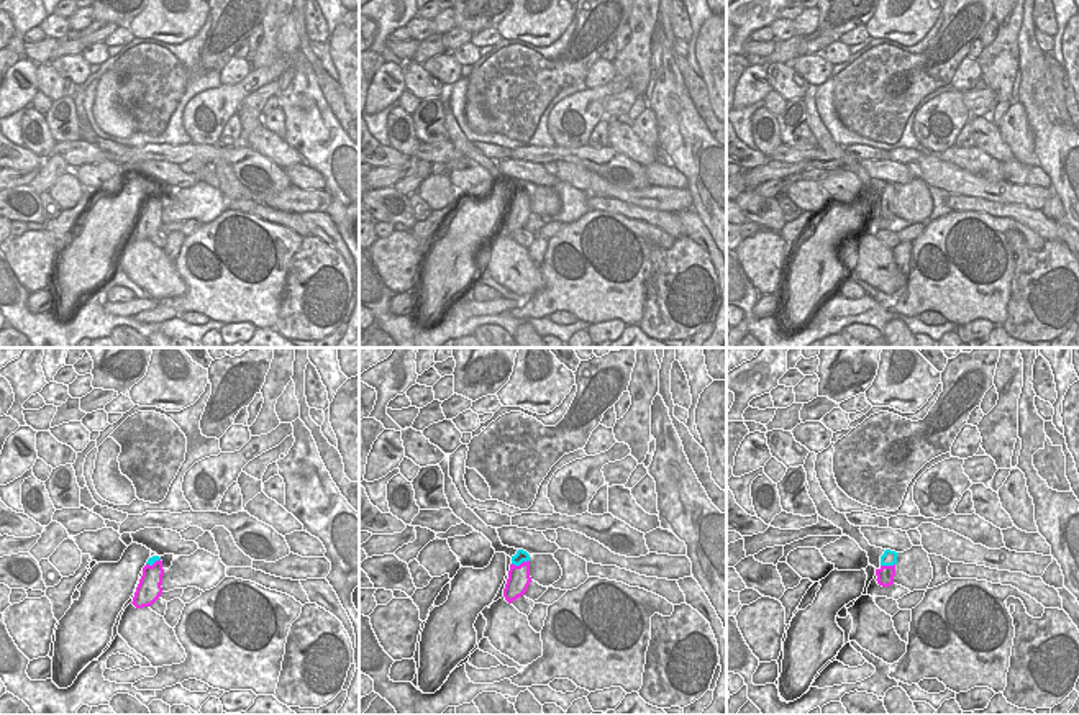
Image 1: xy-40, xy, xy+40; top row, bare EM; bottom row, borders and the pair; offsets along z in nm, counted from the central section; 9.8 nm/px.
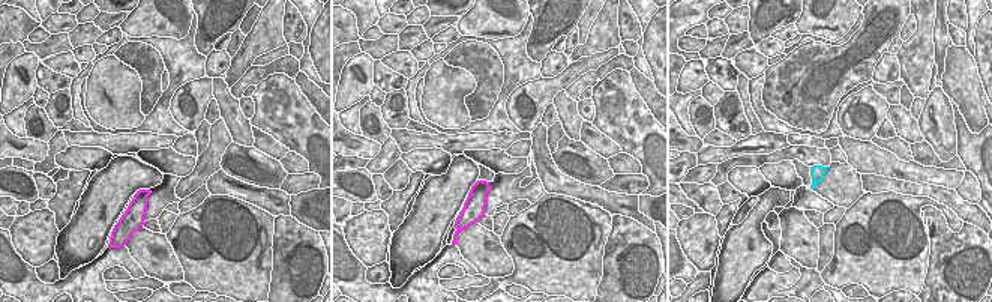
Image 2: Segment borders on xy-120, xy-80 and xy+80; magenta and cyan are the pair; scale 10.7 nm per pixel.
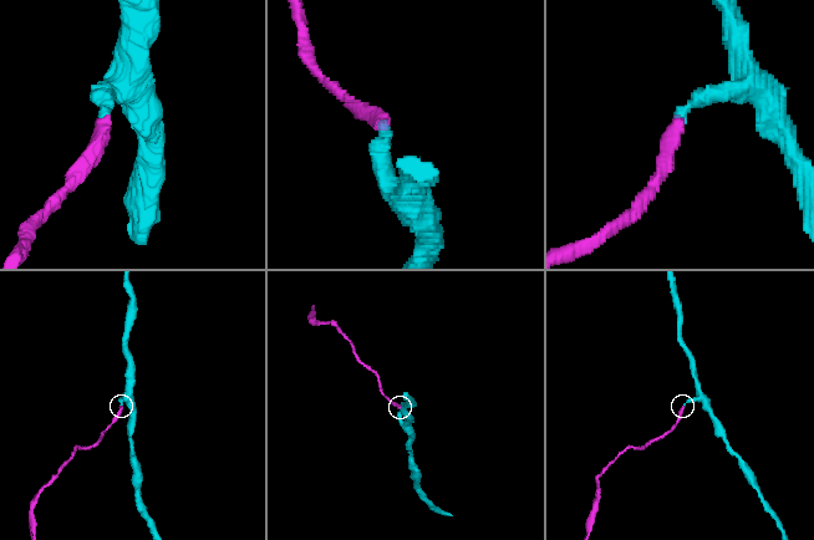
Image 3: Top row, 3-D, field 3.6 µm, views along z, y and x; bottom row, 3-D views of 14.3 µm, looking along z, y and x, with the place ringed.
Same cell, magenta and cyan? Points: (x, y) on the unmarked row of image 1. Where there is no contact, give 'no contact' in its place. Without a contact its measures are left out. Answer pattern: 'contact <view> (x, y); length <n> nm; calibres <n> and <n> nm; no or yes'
contact xy (522, 195); length 180 nm; calibres 220 and 120 nm; yes

